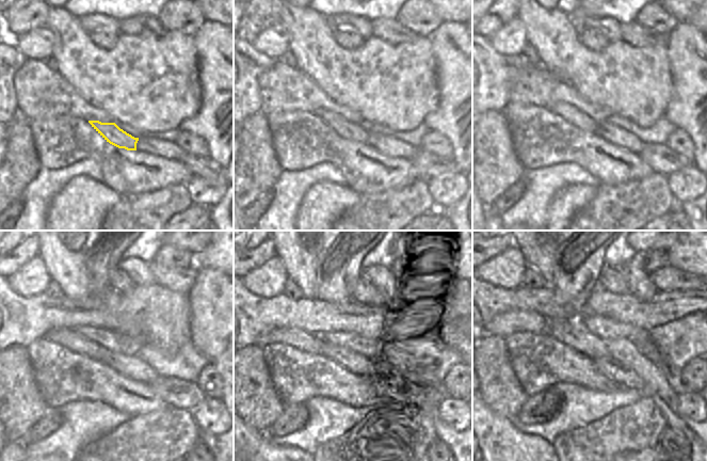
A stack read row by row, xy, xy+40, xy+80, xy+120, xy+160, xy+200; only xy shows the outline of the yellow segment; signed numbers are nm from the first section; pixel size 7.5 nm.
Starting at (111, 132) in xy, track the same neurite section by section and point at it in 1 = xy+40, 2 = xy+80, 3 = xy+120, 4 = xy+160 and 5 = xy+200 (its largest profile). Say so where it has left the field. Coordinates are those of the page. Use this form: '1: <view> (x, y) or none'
1: xy+40 (349, 130)
2: xy+80 (569, 113)
3: xy+120 (69, 338)
4: xy+160 (299, 338)
5: xy+200 (503, 324)

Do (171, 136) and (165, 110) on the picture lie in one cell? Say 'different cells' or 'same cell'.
different cells

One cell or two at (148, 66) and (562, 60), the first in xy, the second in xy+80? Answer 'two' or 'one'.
one

